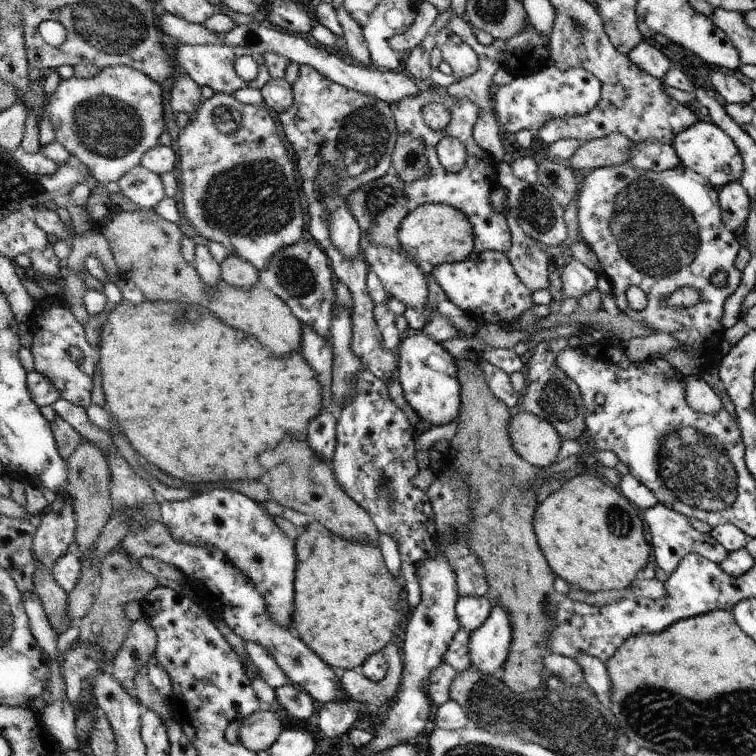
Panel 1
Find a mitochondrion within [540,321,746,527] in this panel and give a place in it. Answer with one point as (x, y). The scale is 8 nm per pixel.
(694, 466)

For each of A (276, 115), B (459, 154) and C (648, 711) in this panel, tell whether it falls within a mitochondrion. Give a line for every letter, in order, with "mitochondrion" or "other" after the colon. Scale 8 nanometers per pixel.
A: other
B: other
C: mitochondrion

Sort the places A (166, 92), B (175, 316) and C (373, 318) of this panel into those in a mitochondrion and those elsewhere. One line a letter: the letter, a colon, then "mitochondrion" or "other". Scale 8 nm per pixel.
A: other
B: mitochondrion
C: other

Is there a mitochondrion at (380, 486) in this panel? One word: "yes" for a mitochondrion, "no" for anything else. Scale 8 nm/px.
yes

